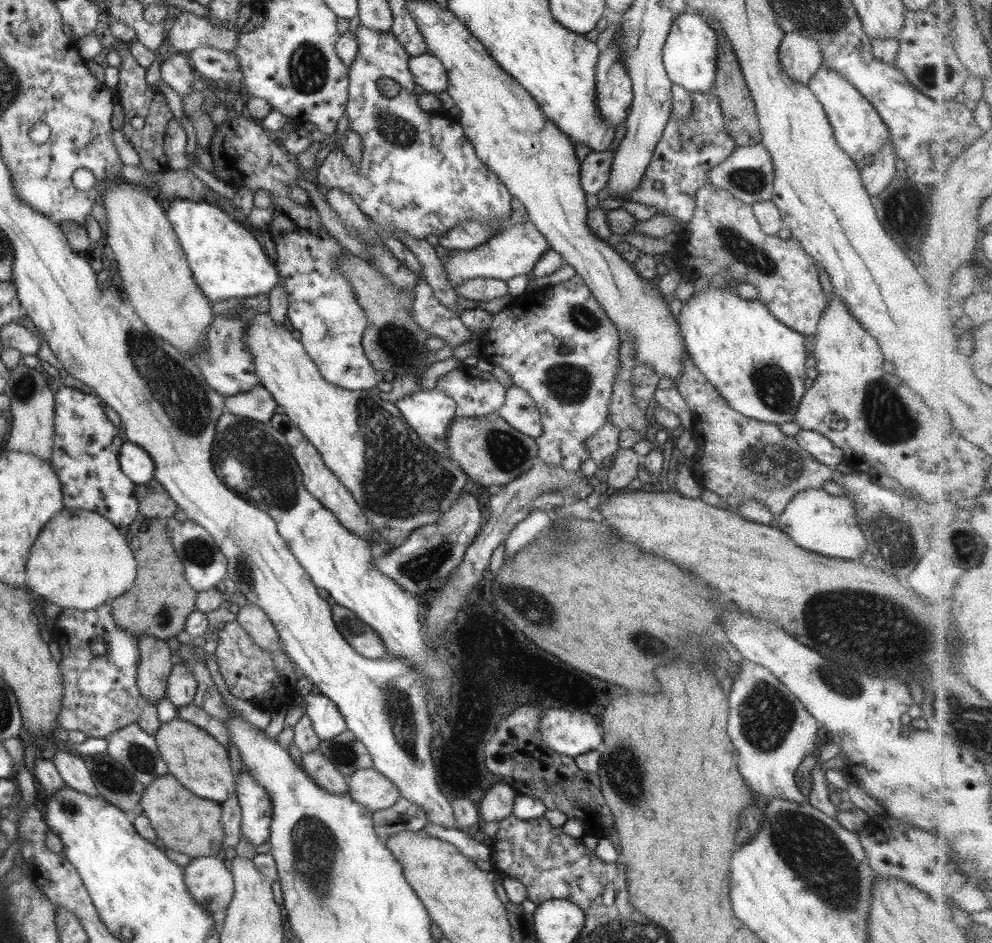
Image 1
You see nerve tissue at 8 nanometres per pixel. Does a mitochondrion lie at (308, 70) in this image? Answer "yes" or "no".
yes

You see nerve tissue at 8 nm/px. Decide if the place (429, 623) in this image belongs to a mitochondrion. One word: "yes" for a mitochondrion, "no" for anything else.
no

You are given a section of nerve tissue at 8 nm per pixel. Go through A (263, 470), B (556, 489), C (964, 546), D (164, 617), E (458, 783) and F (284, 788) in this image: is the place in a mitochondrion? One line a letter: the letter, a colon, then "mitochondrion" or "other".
A: mitochondrion
B: mitochondrion
C: mitochondrion
D: other
E: other
F: other

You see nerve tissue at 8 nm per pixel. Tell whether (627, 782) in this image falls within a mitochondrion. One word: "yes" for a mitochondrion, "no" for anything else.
yes

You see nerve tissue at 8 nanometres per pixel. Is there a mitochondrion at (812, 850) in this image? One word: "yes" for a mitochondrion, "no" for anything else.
yes

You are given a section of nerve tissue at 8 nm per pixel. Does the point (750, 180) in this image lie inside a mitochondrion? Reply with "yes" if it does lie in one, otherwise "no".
yes

